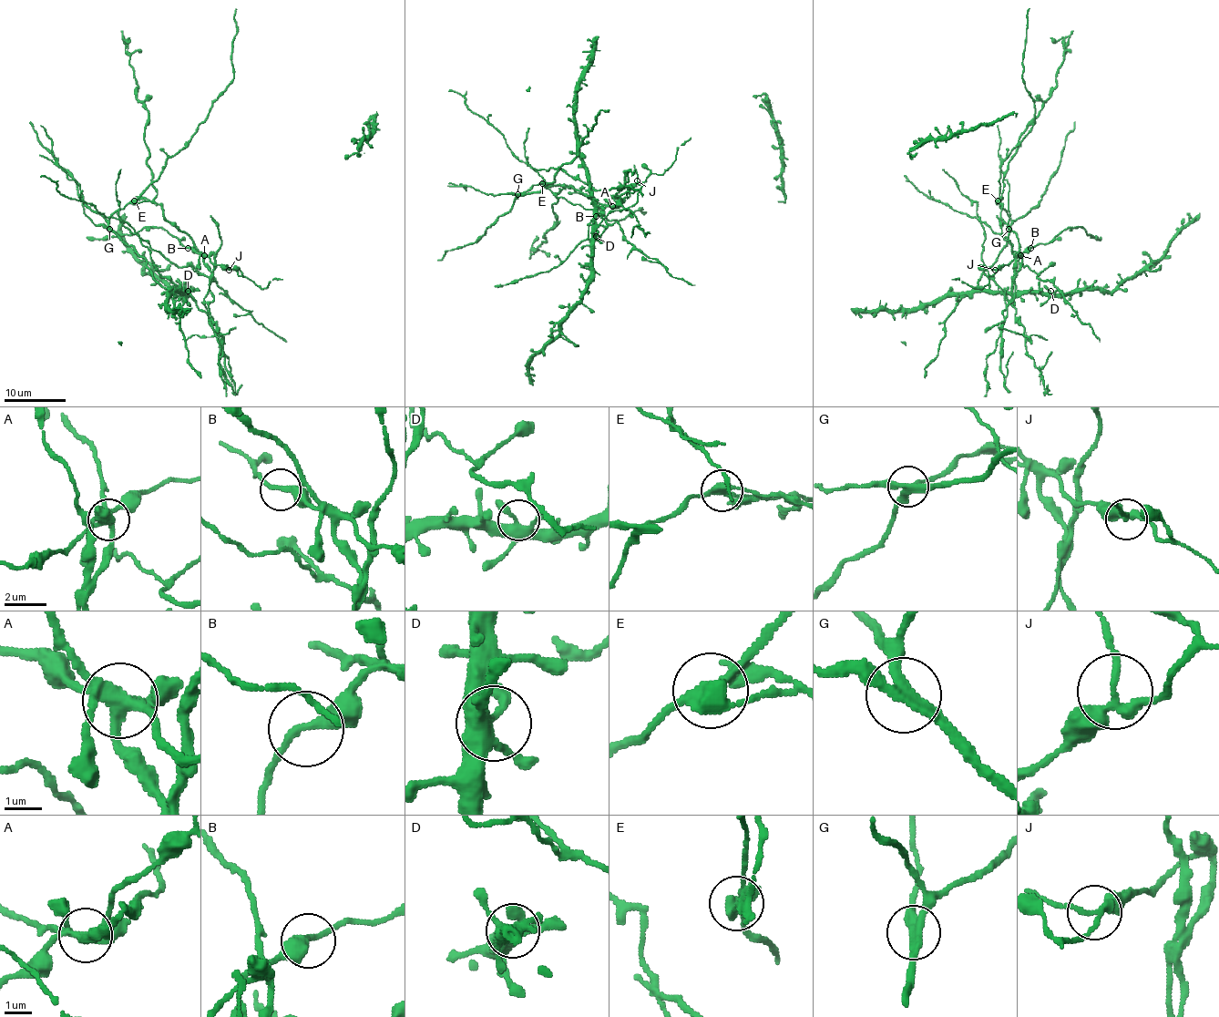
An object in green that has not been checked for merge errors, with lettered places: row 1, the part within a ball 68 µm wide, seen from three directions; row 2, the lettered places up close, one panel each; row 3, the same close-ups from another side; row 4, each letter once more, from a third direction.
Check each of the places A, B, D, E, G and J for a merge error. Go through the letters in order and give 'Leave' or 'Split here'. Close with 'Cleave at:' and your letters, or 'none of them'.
A: Split here
B: Leave
D: Leave
E: Split here
G: Split here
J: Leave
Cleave at: A, E, G

